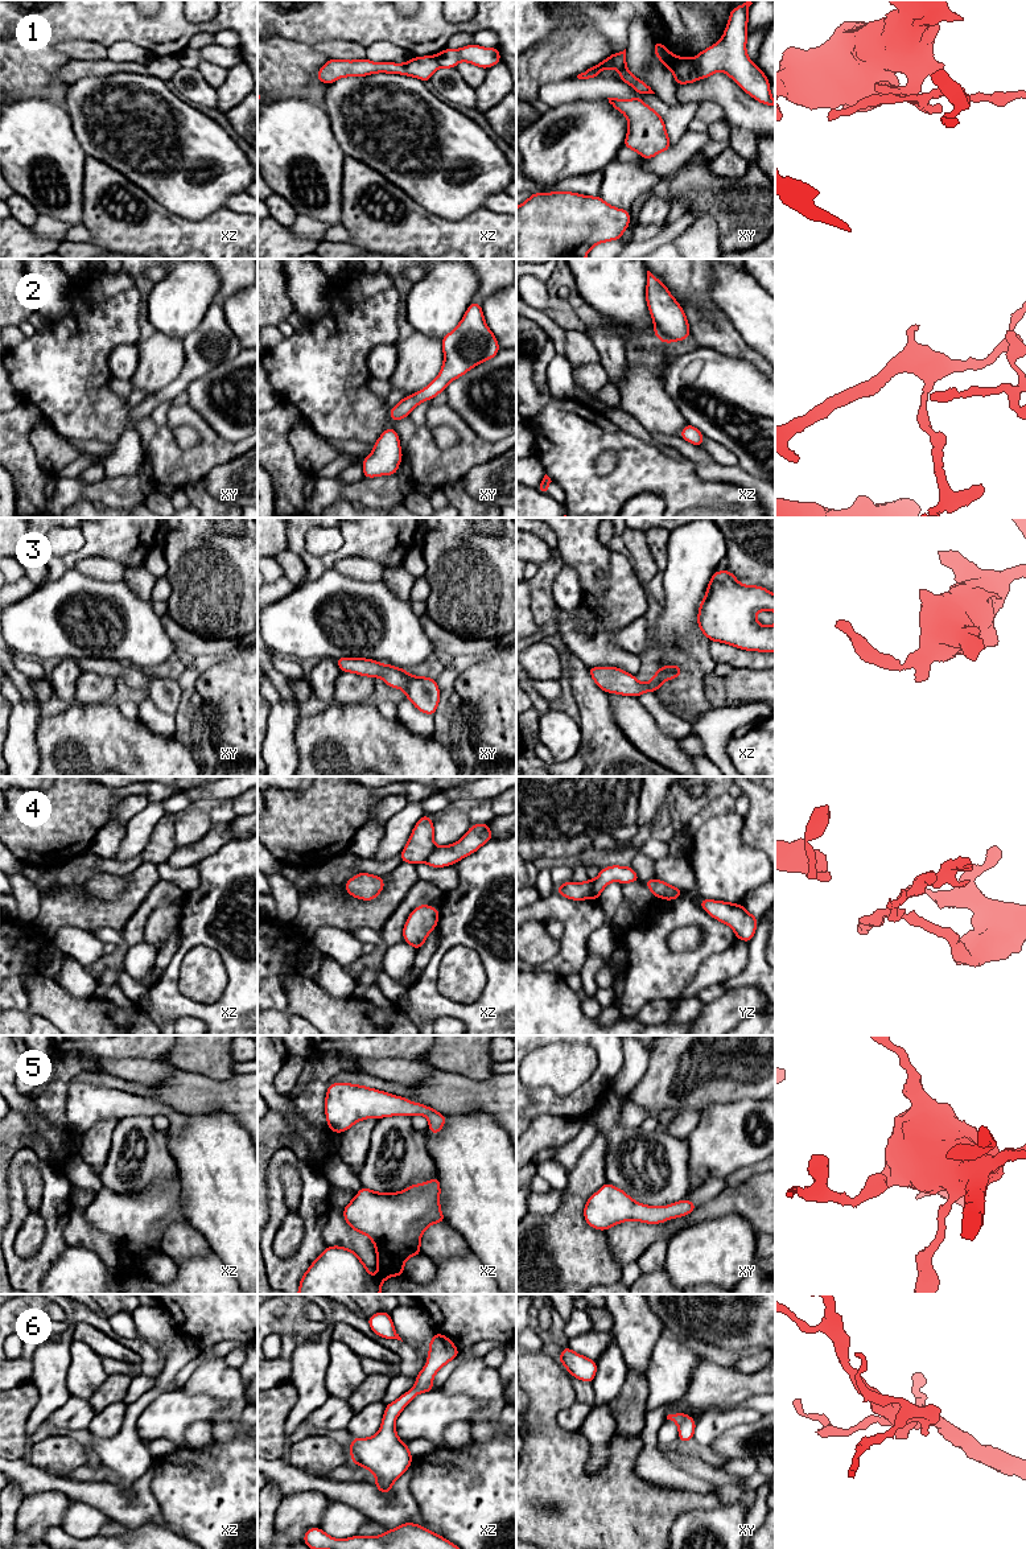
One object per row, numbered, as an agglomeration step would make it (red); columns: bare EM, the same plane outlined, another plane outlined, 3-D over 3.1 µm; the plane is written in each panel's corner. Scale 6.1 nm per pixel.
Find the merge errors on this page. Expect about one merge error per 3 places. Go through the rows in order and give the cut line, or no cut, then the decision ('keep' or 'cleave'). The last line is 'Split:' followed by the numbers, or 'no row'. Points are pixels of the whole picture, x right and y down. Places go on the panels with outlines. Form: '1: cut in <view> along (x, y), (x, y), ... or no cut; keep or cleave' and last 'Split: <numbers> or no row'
1: cut in xy along (692, 60), (700, 78); cleave
2: no cut; keep
3: no cut; keep
4: cut in yz along (593, 881), (593, 892), (589, 898); cleave
5: no cut; keep
6: no cut; keep
Split: 1, 4

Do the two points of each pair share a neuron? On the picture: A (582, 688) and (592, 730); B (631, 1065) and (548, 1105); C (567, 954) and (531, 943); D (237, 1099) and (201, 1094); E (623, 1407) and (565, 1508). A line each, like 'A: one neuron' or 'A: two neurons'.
A: one neuron
B: two neurons
C: two neurons
D: one neuron
E: two neurons

